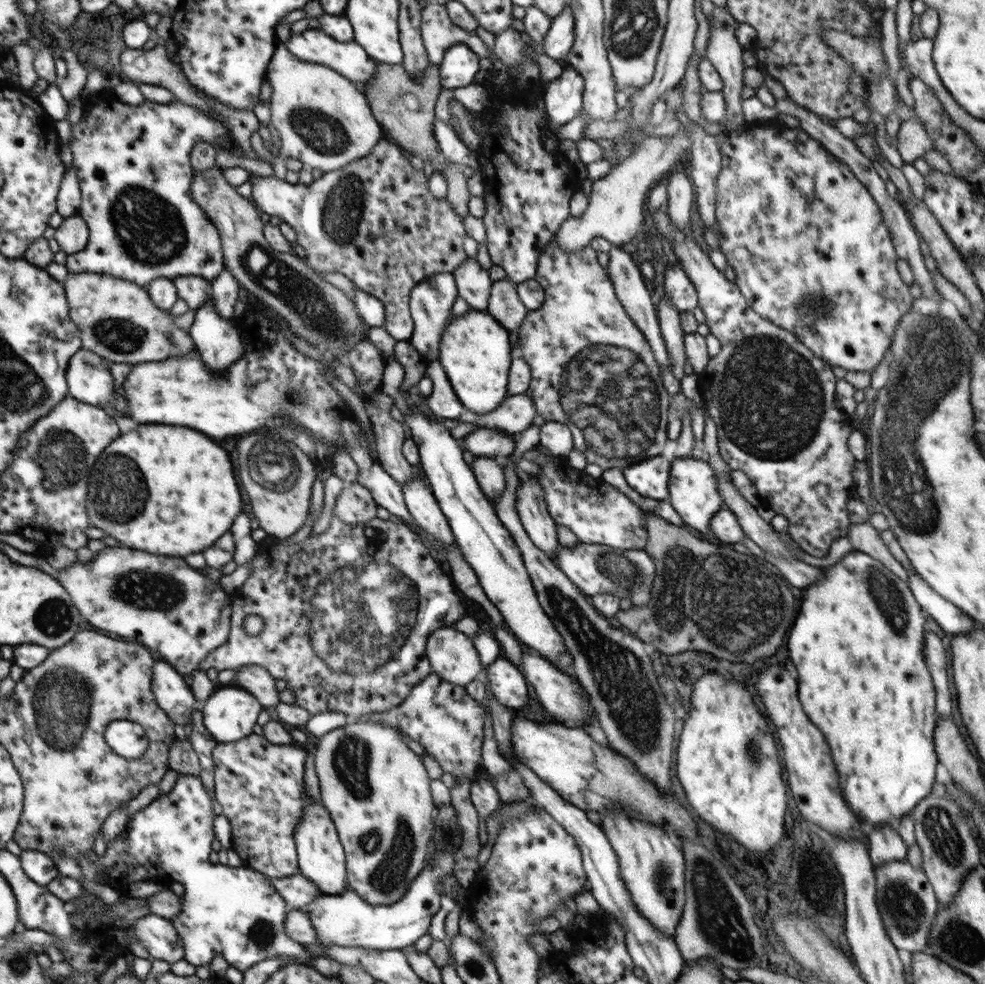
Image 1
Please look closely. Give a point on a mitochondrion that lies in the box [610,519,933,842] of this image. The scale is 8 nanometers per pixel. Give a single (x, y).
(754, 595)

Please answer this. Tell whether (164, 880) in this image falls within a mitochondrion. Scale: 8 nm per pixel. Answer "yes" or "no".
no

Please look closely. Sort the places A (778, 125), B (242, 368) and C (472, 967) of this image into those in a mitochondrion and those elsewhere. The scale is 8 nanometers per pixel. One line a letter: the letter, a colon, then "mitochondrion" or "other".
A: other
B: other
C: mitochondrion

